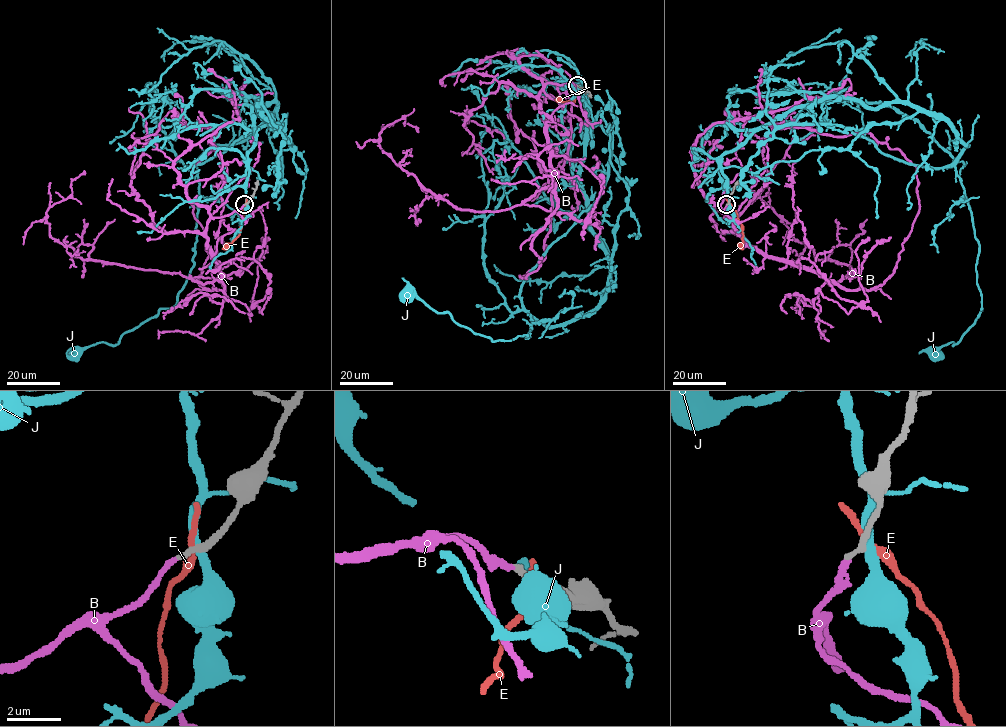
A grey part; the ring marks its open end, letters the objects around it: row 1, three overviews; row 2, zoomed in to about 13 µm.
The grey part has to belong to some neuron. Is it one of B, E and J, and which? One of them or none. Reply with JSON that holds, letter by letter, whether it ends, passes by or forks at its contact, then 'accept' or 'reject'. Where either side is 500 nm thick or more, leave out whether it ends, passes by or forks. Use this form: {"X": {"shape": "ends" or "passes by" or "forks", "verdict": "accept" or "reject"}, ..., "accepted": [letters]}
{"B": {"shape": "ends", "verdict": "accept"}, "E": {"shape": "passes by", "verdict": "reject"}, "J": {"shape": "passes by", "verdict": "reject"}, "accepted": ["B"]}

